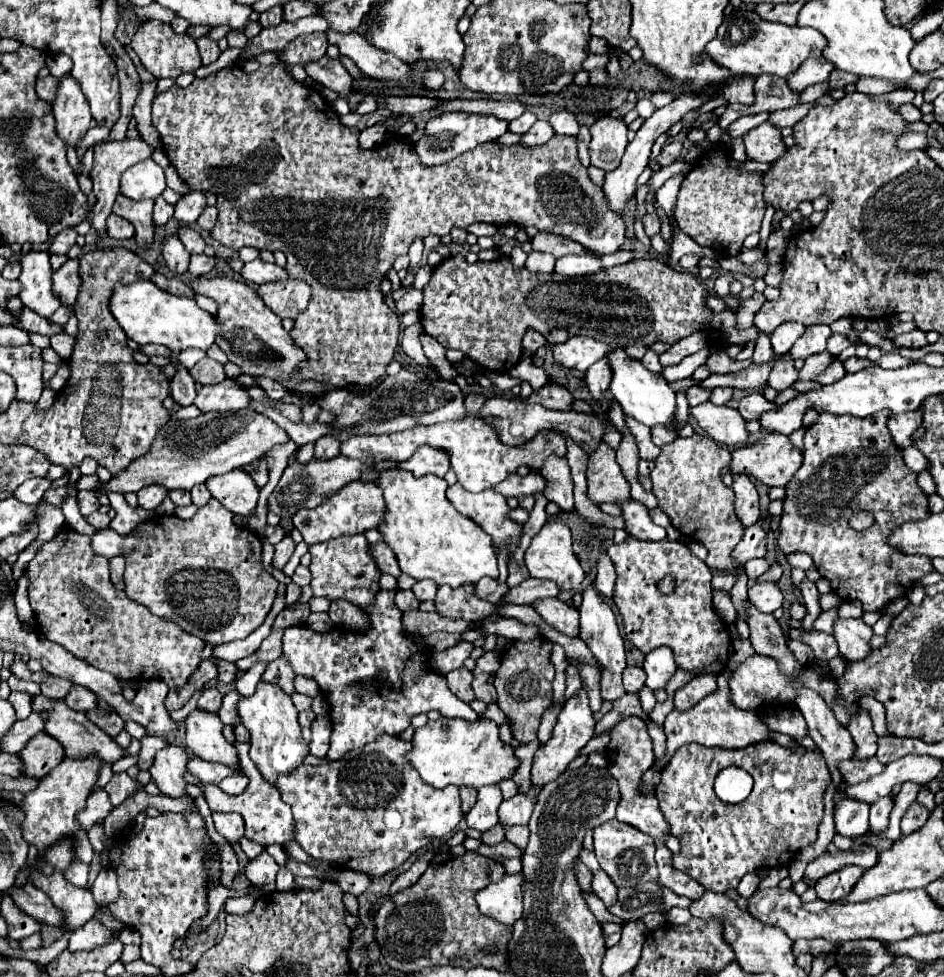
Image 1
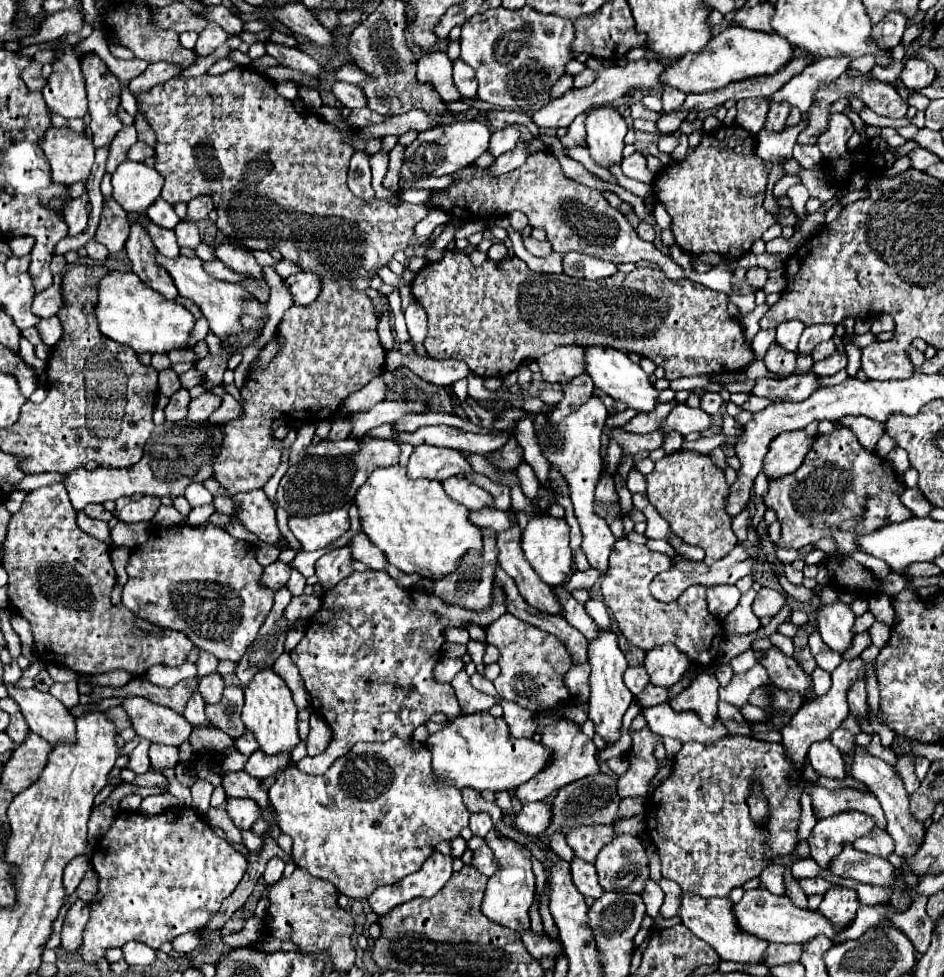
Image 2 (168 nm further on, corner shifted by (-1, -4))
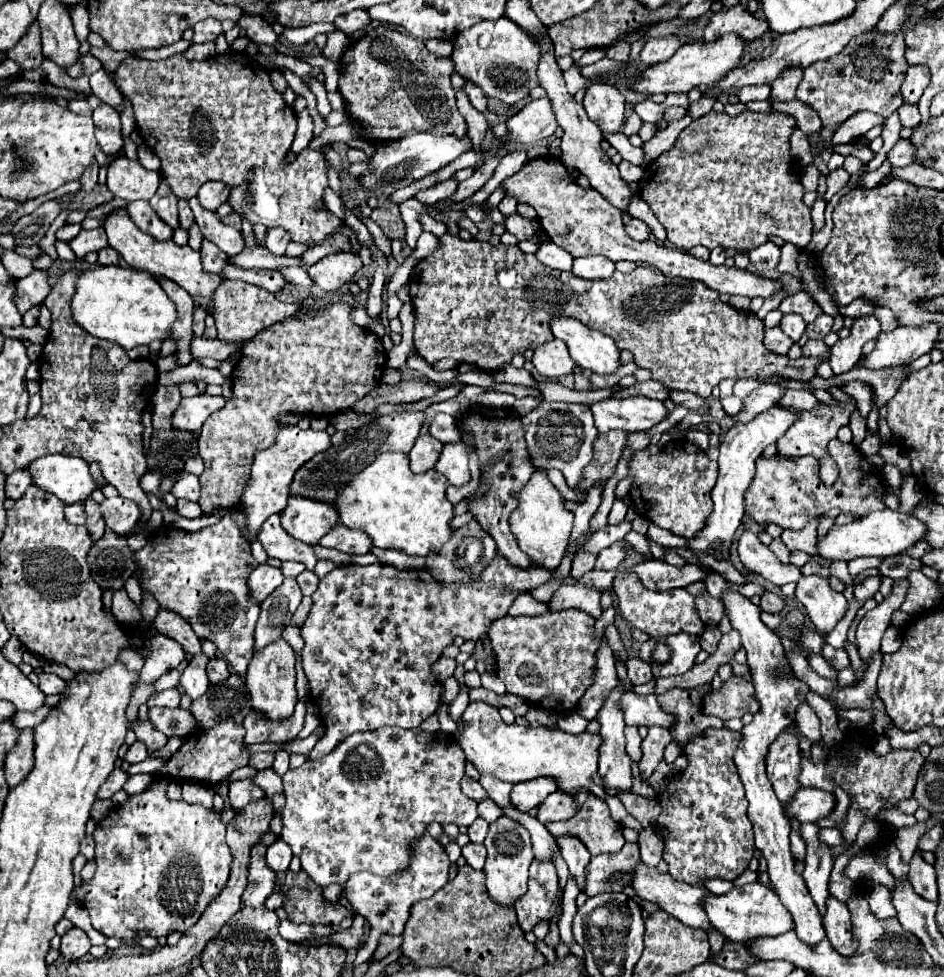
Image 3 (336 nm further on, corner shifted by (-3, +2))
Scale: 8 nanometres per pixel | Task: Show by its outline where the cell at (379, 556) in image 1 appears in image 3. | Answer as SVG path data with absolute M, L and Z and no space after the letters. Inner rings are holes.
M336 524L318 544L348 554L368 554L372 550L372 540L364 532L346 528L344 524Z

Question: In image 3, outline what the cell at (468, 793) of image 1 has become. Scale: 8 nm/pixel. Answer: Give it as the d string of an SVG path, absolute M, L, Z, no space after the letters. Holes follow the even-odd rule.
M464 776L462 782L460 782L460 786L462 786L462 792L464 792L468 798L476 800L476 802L482 802L482 800L486 798L486 792L484 792L484 788L480 786L478 780L472 780L472 778Z

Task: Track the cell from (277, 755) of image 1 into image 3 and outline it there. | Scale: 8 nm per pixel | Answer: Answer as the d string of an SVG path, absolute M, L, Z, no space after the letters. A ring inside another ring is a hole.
M284 638L268 648L260 650L246 672L246 688L250 692L250 700L256 712L264 714L268 720L284 720L294 714L294 706L298 702L296 694L296 672L294 672L294 650L288 646Z

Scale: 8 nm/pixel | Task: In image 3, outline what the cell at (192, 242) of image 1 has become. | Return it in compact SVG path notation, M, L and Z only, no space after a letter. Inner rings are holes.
M180 200L178 202L178 210L180 210L180 228L188 230L194 224L194 216L192 216L192 210L190 210L188 202L186 200Z

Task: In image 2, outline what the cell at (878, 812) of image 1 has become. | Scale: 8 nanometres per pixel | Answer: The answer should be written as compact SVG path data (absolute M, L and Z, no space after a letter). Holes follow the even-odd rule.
M874 828L870 834L854 840L852 846L860 852L868 852L886 860L894 852L894 840L890 838L890 834L886 834L886 830L880 830L880 828Z

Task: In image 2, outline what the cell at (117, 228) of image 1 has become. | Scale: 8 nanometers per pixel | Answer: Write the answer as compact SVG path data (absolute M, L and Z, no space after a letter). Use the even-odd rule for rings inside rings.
M104 198L100 226L96 230L94 240L104 244L110 254L118 254L124 250L128 232L130 224L126 220L126 210L122 210L122 206L118 206L112 198Z

